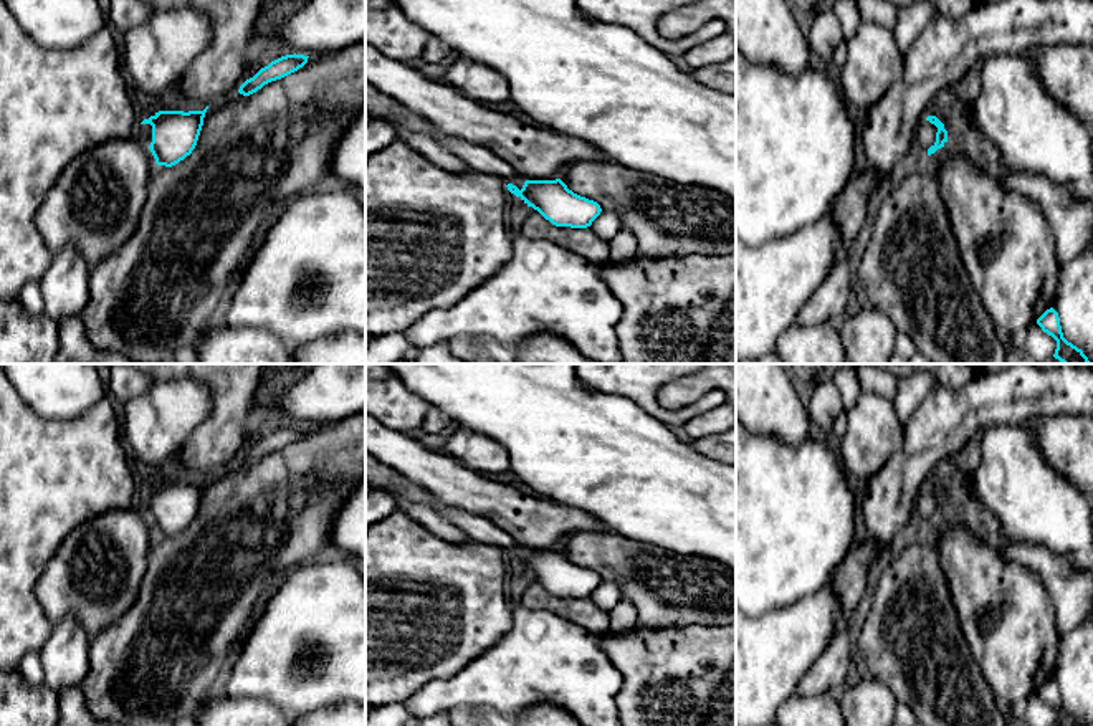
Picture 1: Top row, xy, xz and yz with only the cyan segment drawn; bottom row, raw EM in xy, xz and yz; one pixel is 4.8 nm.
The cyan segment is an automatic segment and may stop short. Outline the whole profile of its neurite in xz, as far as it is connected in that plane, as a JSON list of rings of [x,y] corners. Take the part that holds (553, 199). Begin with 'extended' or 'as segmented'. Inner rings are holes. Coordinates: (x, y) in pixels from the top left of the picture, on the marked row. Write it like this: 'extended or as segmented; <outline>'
extended; [[[365,81],[365,109],[374,119],[392,121],[410,131],[432,134],[443,147],[460,157],[471,170],[501,179],[508,190],[527,207],[537,210],[556,227],[587,228],[600,215],[597,202],[580,197],[561,180],[527,180],[519,177],[501,157],[489,149],[446,136],[425,117],[380,93]]]

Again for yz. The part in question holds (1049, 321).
as segmented; [[[1050,308],[1038,319],[1037,324],[1043,332],[1057,341],[1057,349],[1053,357],[1062,364],[1091,364],[1081,349],[1073,346],[1063,337],[1058,313]]]

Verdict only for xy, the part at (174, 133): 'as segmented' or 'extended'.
extended

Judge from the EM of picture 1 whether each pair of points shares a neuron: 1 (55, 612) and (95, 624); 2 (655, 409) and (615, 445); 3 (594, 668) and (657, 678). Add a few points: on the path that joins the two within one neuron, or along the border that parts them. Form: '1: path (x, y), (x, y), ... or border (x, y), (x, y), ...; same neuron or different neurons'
1: path (65, 611), (81, 611), (85, 614); same neuron
2: border (615, 396), (634, 401), (668, 427); different neurons
3: border (604, 635), (602, 649), (622, 678), (619, 708); different neurons

